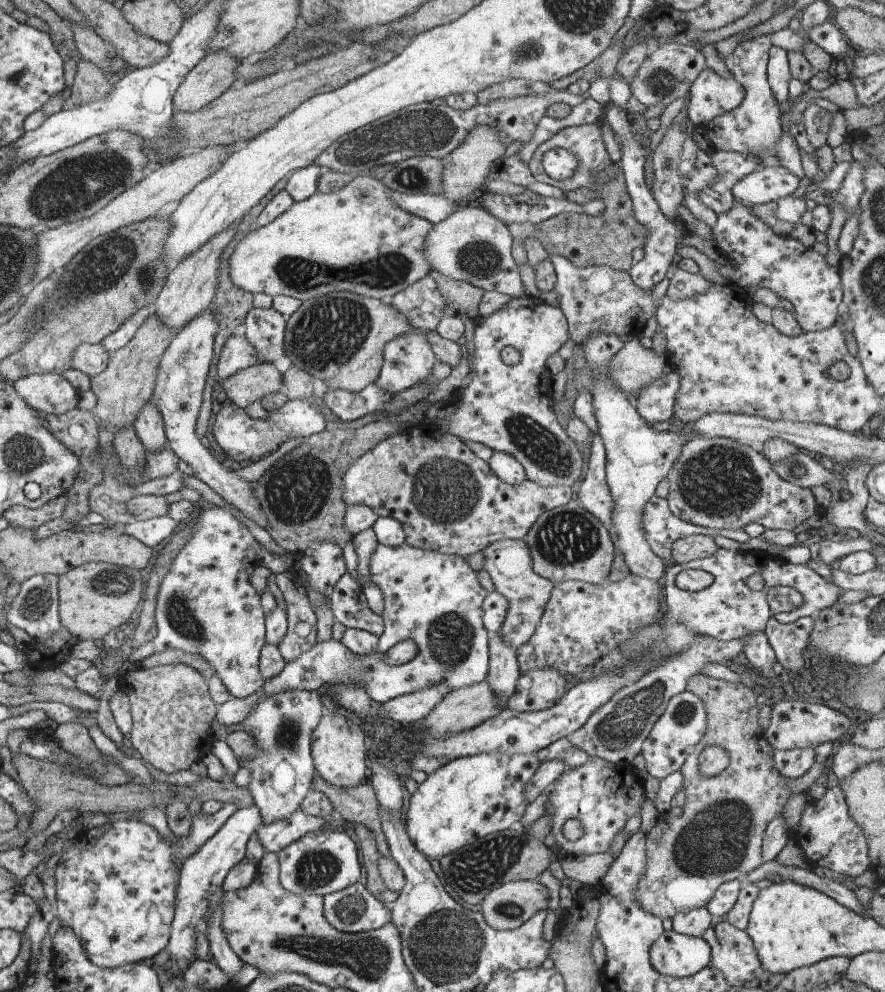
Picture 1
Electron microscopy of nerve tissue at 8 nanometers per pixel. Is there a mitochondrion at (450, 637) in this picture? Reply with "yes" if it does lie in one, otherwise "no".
yes

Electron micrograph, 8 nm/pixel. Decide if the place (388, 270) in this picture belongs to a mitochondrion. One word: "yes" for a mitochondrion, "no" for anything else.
yes

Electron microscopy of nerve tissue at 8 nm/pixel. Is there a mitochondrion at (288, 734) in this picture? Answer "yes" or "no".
yes

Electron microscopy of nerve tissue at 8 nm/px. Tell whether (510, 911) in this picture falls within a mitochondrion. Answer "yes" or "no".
yes

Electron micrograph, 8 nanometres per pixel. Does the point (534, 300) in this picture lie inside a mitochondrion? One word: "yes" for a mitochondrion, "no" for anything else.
no

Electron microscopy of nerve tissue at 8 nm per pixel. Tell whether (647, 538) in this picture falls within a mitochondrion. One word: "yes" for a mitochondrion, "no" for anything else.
no

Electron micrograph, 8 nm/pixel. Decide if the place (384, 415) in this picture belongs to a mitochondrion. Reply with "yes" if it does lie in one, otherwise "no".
no

